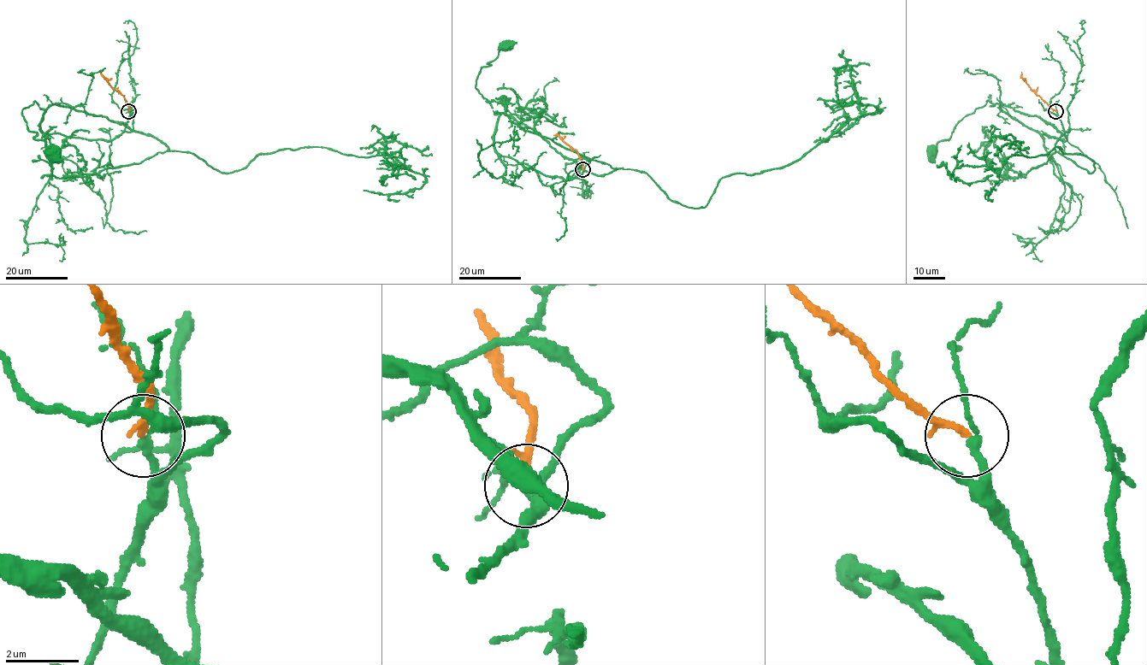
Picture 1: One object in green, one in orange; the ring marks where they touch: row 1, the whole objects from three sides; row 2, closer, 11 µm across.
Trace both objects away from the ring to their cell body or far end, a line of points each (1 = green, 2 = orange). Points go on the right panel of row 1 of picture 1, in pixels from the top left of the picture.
1: (1056, 110), (1066, 140), (1031, 129), (988, 101), (965, 116), (951, 136), (940, 141), (931, 151)
2: (1055, 110), (1033, 91), (1022, 78), (1021, 72)

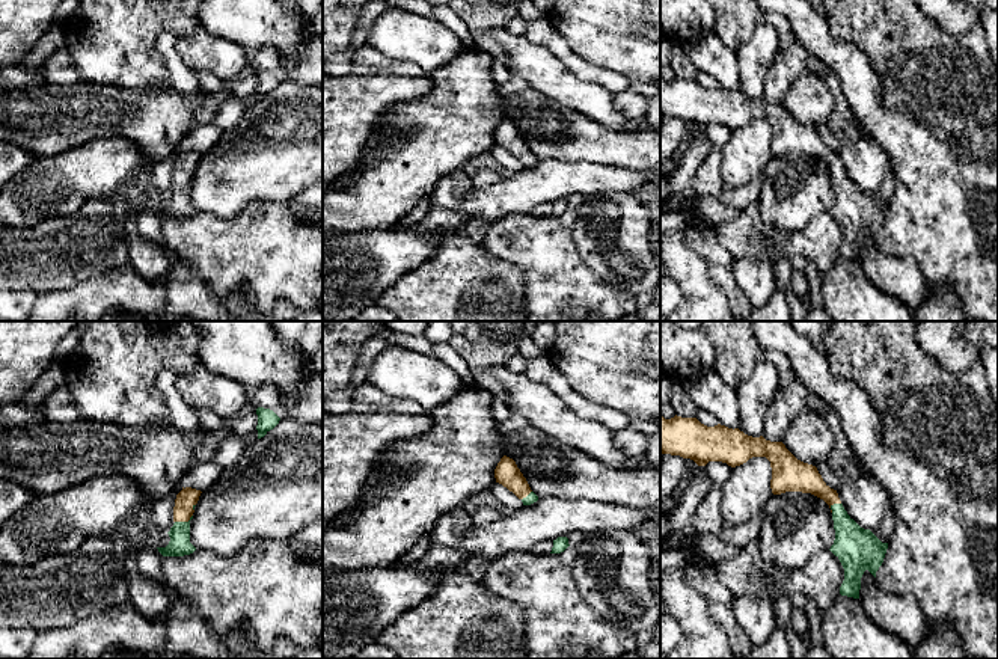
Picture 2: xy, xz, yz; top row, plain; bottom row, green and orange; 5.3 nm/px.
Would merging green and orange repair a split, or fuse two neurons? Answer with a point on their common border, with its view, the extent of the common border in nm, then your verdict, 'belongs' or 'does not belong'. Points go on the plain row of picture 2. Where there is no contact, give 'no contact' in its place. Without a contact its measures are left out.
xy (184, 184) | 100 nm | belongs

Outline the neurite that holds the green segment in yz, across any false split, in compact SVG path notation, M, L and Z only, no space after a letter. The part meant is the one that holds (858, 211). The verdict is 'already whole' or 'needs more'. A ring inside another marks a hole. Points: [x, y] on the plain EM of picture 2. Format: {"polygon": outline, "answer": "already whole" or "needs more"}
{"polygon": "M660 78L660 115L693 122L698 128L722 124L731 130L752 119L770 124L773 157L785 154L811 155L823 161L832 175L835 202L831 214L844 231L840 256L859 261L861 240L868 232L874 240L883 225L888 205L882 205L870 192L861 190L844 172L837 152L831 151L817 130L797 122L782 104L763 98L752 100L739 90L707 89L696 80Z", "answer": "needs more"}

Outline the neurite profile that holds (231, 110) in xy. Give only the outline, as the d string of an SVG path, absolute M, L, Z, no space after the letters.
M258 92L252 93L246 100L238 100L232 95L219 106L214 125L217 125L222 131L228 131L240 122L243 115L258 103Z

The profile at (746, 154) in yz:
M752 119L731 130L730 140L721 148L719 173L724 187L740 187L763 175L773 158L770 142L772 130L766 119Z

